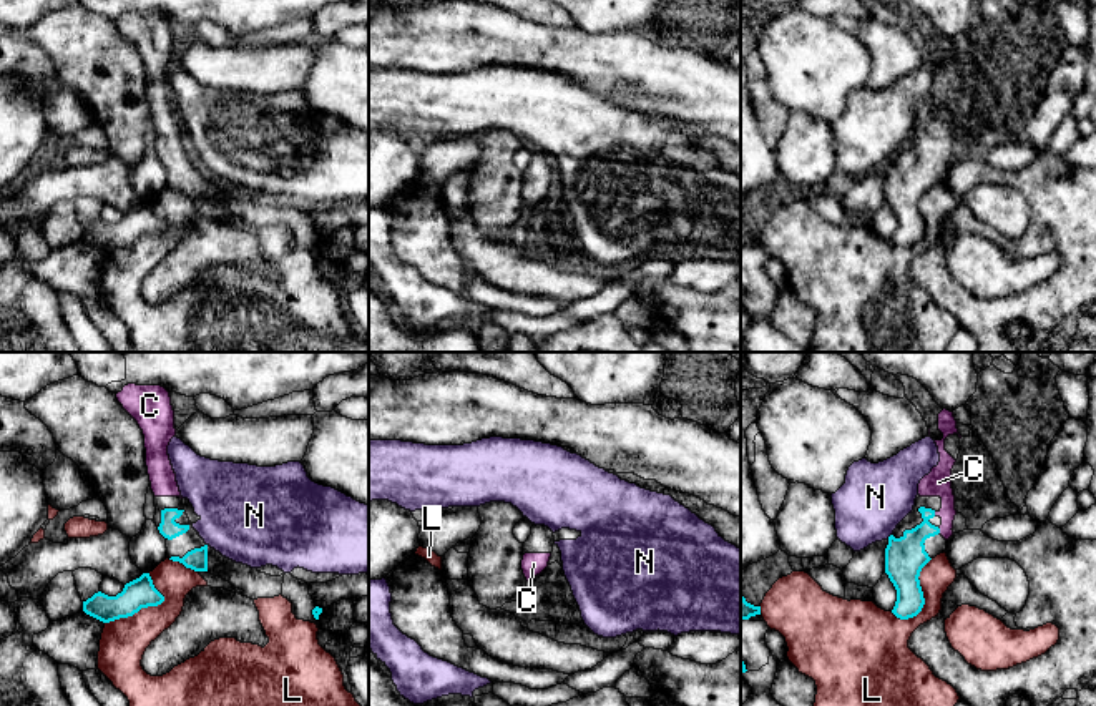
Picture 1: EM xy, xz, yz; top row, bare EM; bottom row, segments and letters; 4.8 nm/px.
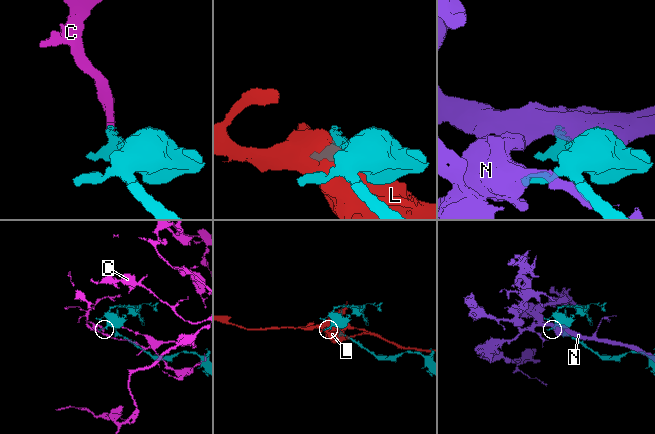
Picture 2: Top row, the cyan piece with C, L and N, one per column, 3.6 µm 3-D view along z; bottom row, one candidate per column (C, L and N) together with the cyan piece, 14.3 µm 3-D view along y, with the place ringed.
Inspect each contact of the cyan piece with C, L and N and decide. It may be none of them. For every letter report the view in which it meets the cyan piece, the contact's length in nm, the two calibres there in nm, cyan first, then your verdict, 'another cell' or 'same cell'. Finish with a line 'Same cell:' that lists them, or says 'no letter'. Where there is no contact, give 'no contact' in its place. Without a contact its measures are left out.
C: yz | 30 nm | 200/130 nm | same cell
L: xy | 340 nm | 140/220 nm | another cell
N: no contact | another cell
Same cell: C

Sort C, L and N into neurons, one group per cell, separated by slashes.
C / L / N

